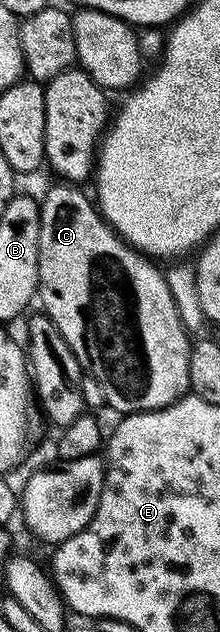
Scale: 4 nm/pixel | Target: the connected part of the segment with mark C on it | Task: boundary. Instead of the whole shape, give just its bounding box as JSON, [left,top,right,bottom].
[37,182,191,414]

